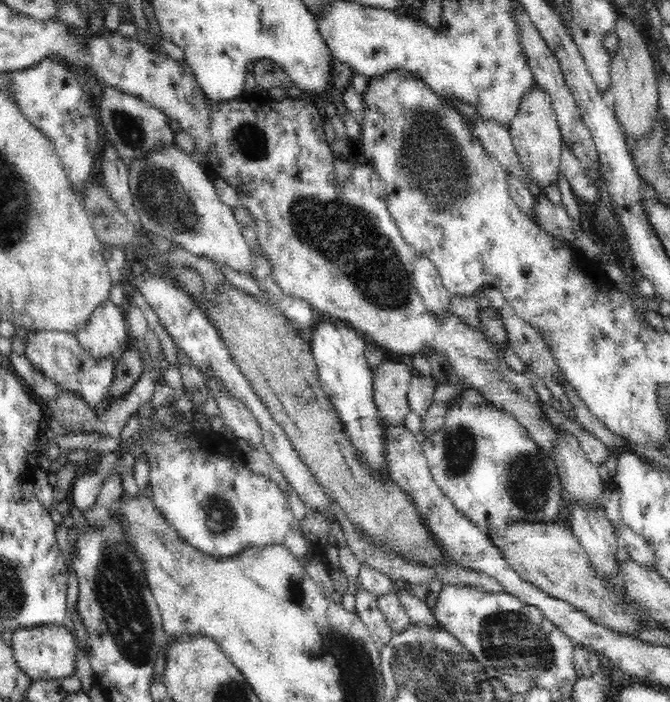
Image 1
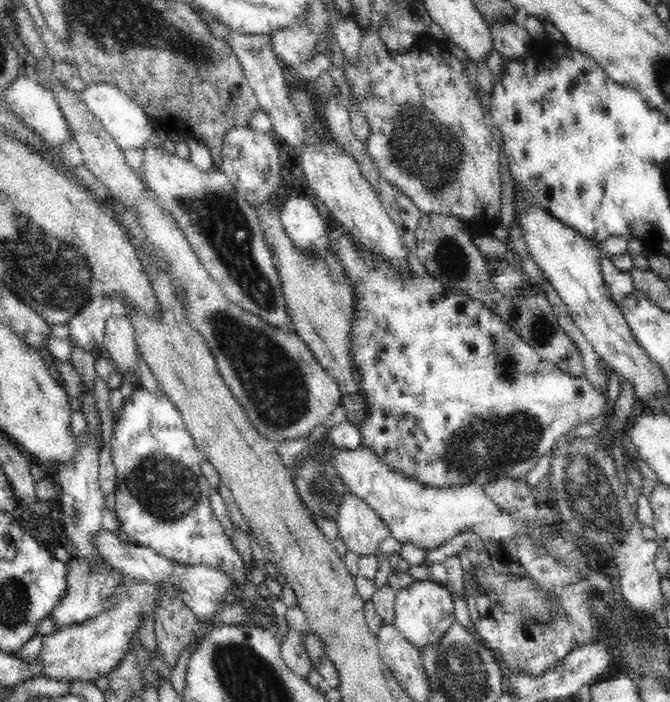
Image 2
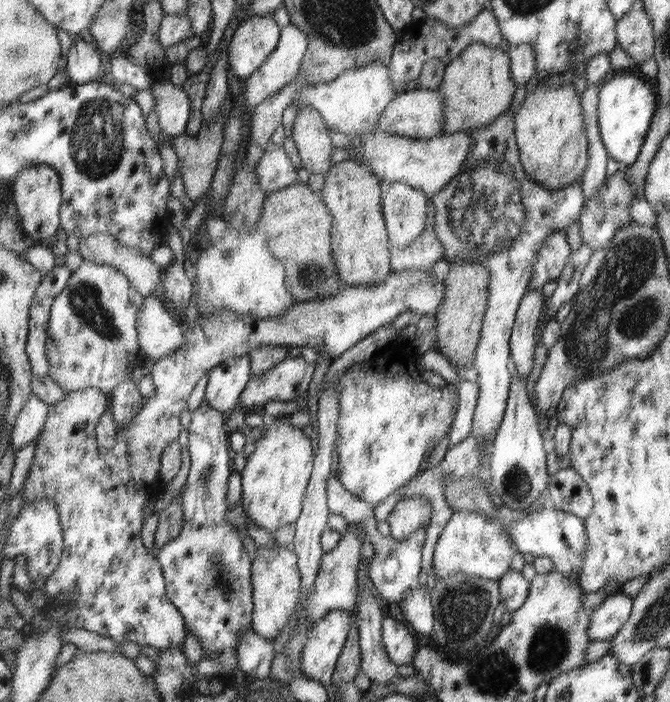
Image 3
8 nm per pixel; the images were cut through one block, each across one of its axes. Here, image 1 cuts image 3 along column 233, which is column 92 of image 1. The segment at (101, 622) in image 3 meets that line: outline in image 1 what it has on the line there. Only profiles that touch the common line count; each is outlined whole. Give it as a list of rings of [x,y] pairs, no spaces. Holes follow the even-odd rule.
[[[109,299],[95,308],[87,326],[75,336],[89,356],[96,359],[112,356],[118,359],[130,346],[126,329],[122,308]]]

